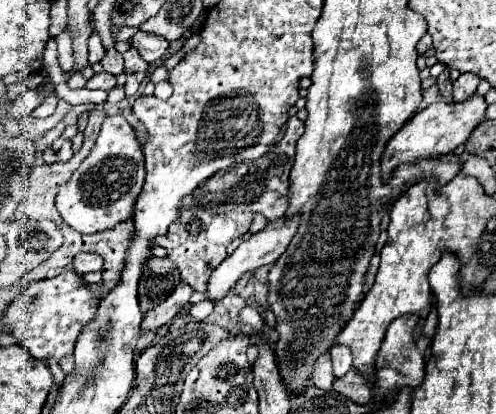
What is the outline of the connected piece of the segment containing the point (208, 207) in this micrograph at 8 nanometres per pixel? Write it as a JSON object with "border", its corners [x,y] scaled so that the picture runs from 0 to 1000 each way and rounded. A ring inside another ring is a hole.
{"border":[[[585,283],[585,302],[573,331],[548,350],[532,379],[468,403],[460,413],[440,413],[427,432],[415,432],[395,461],[367,481],[359,529],[339,548],[335,568],[315,572],[315,592],[331,597],[339,621],[363,650],[367,679],[391,703],[411,708],[427,655],[456,626],[456,597],[476,577],[492,572],[508,543],[516,514],[528,514],[540,534],[565,529],[581,505],[585,461],[585,413],[597,374],[597,341],[613,321],[613,292]]]}

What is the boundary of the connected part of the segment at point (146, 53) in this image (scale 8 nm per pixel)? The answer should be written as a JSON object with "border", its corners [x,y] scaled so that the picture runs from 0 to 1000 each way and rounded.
{"border":[[[278,75],[266,89],[262,104],[266,104],[266,114],[278,118],[282,138],[290,147],[298,147],[298,152],[319,147],[335,128],[335,118],[339,118],[339,99],[335,94],[310,85],[310,80],[294,80],[294,75]]]}

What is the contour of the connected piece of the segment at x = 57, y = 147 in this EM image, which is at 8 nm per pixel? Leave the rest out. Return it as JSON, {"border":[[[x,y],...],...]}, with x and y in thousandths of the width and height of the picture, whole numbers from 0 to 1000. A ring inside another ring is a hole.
{"border":[[[117,331],[105,350],[105,360],[117,374],[117,389],[137,389],[145,379],[145,341],[133,331]]]}

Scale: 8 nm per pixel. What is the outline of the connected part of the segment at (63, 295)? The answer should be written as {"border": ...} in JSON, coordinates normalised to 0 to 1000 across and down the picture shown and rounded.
{"border":[[[133,650],[117,669],[65,684],[44,713],[48,713],[48,727],[24,727],[20,732],[16,751],[8,756],[4,785],[36,819],[36,829],[44,829],[65,853],[65,862],[73,862],[89,877],[97,877],[101,867],[121,872],[125,862],[145,862],[153,814],[161,809],[169,780],[177,780],[177,771],[185,771],[185,761],[194,756],[194,742],[198,742],[198,722],[185,717],[185,708],[177,703],[177,688],[165,684],[165,669],[157,659]]]}

